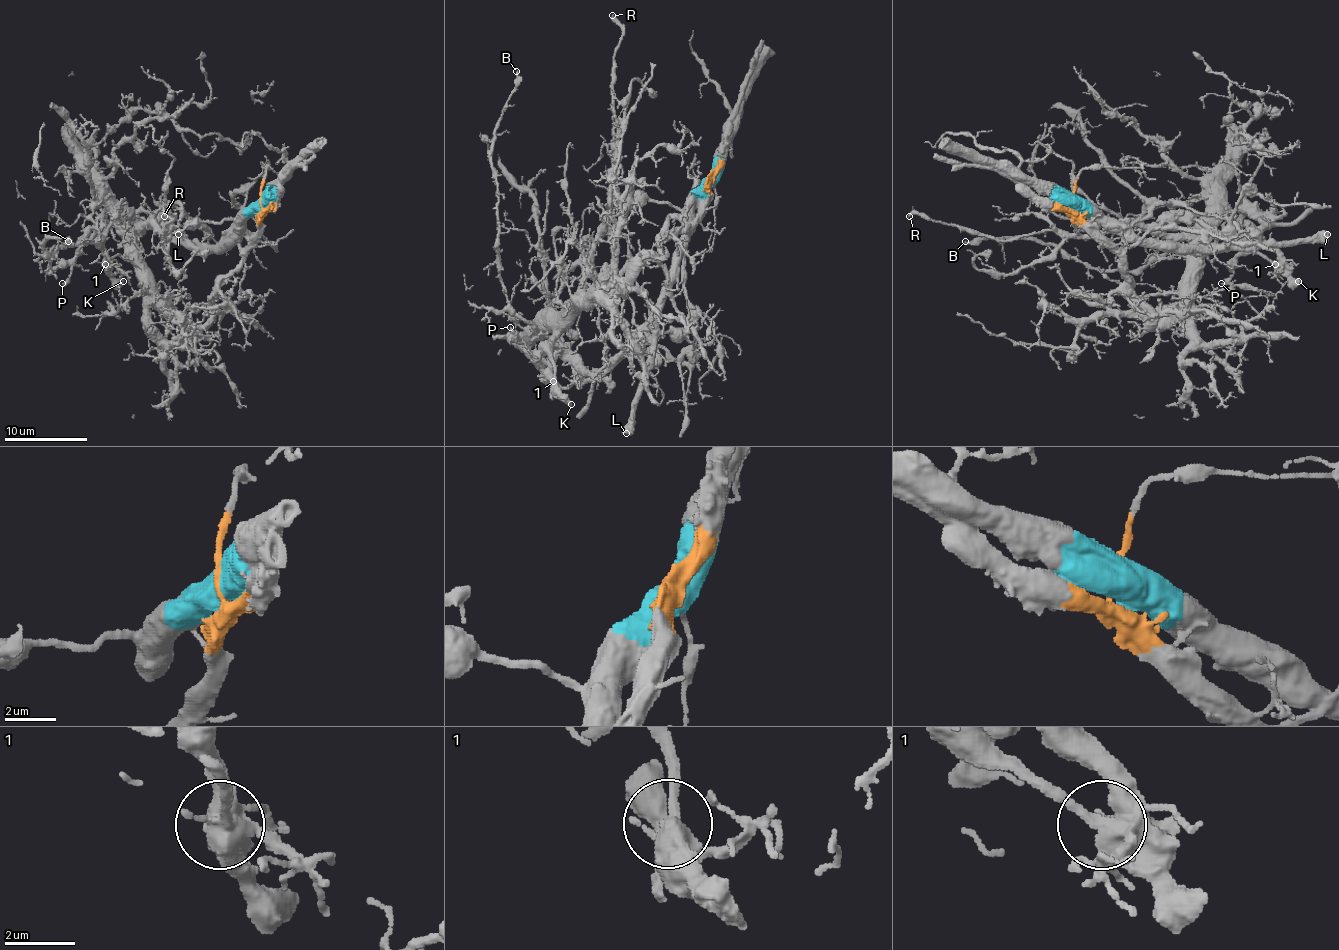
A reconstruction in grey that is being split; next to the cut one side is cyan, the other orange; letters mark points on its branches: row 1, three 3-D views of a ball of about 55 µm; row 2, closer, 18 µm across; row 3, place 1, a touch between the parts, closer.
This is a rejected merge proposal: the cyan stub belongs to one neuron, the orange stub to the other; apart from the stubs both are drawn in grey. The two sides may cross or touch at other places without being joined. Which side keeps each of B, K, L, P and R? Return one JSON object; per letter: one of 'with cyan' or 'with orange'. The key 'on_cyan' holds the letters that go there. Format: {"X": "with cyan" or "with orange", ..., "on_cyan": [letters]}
{"B": "with orange", "K": "with cyan", "L": "with cyan", "P": "with orange", "R": "with orange", "on_cyan": ["K", "L"]}

